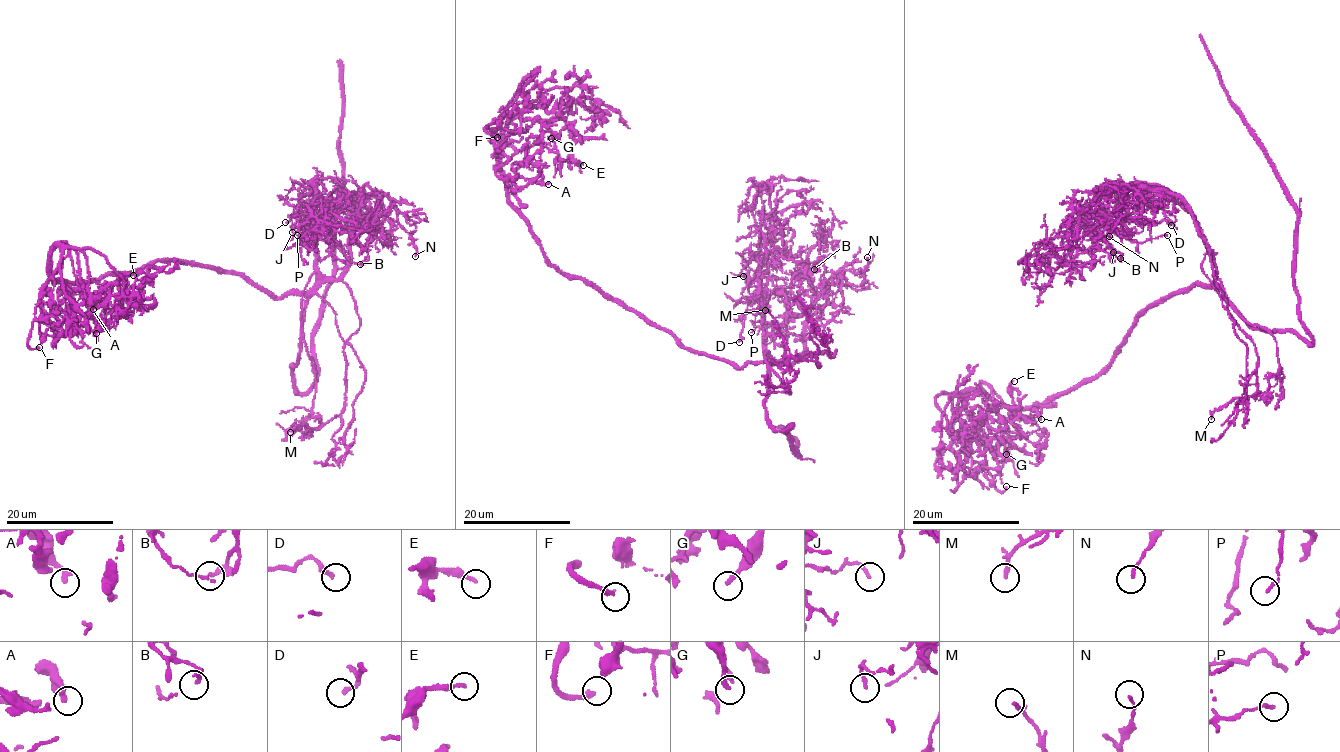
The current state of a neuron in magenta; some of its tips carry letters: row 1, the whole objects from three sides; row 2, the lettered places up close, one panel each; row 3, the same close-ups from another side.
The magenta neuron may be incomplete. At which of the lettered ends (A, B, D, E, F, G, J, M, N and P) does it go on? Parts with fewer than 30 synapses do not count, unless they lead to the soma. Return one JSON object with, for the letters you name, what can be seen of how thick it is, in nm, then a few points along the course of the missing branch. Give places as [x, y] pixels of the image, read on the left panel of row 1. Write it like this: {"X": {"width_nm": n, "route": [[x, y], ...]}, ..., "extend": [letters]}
{"F": {"width_nm": 240, "route": [[39, 347], [45, 339], [51, 349], [53, 373]]}, "extend": ["F"]}

